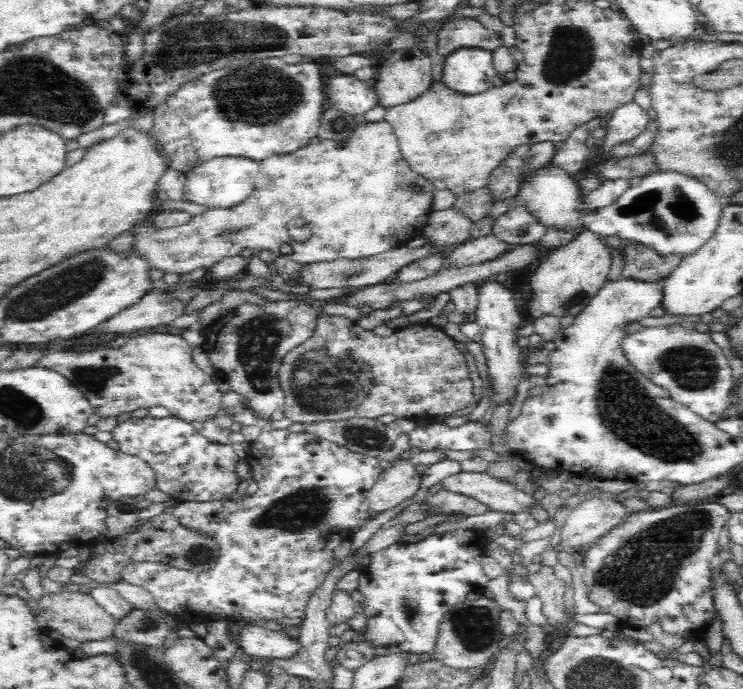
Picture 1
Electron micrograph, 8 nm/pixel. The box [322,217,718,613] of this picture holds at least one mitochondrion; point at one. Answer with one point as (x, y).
(642, 571)

